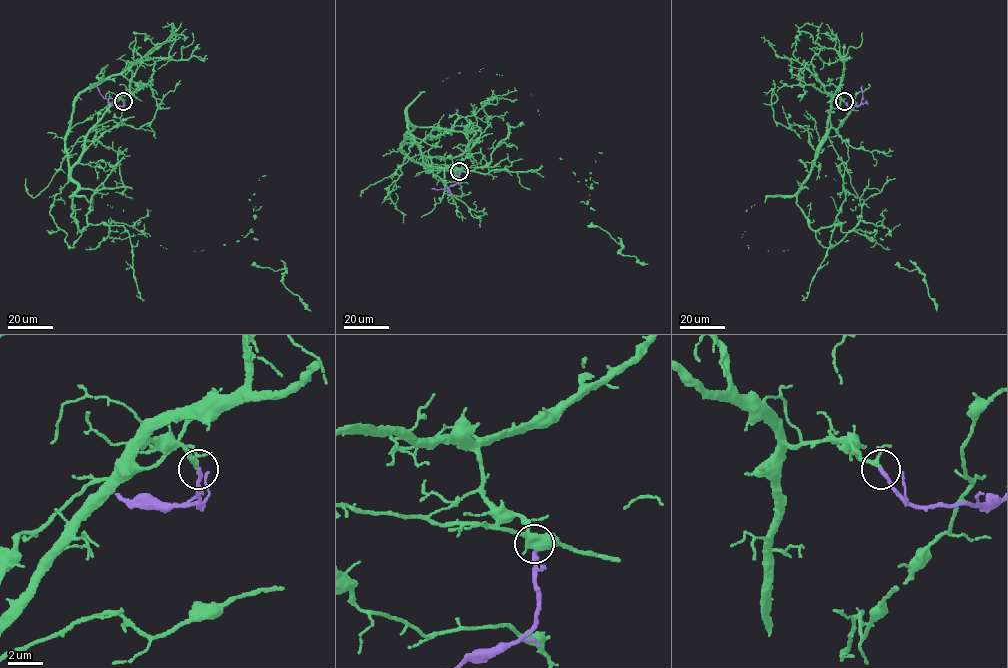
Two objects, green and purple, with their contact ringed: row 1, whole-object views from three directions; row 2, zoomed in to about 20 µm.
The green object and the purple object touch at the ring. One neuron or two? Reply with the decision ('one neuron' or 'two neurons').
one neuron

